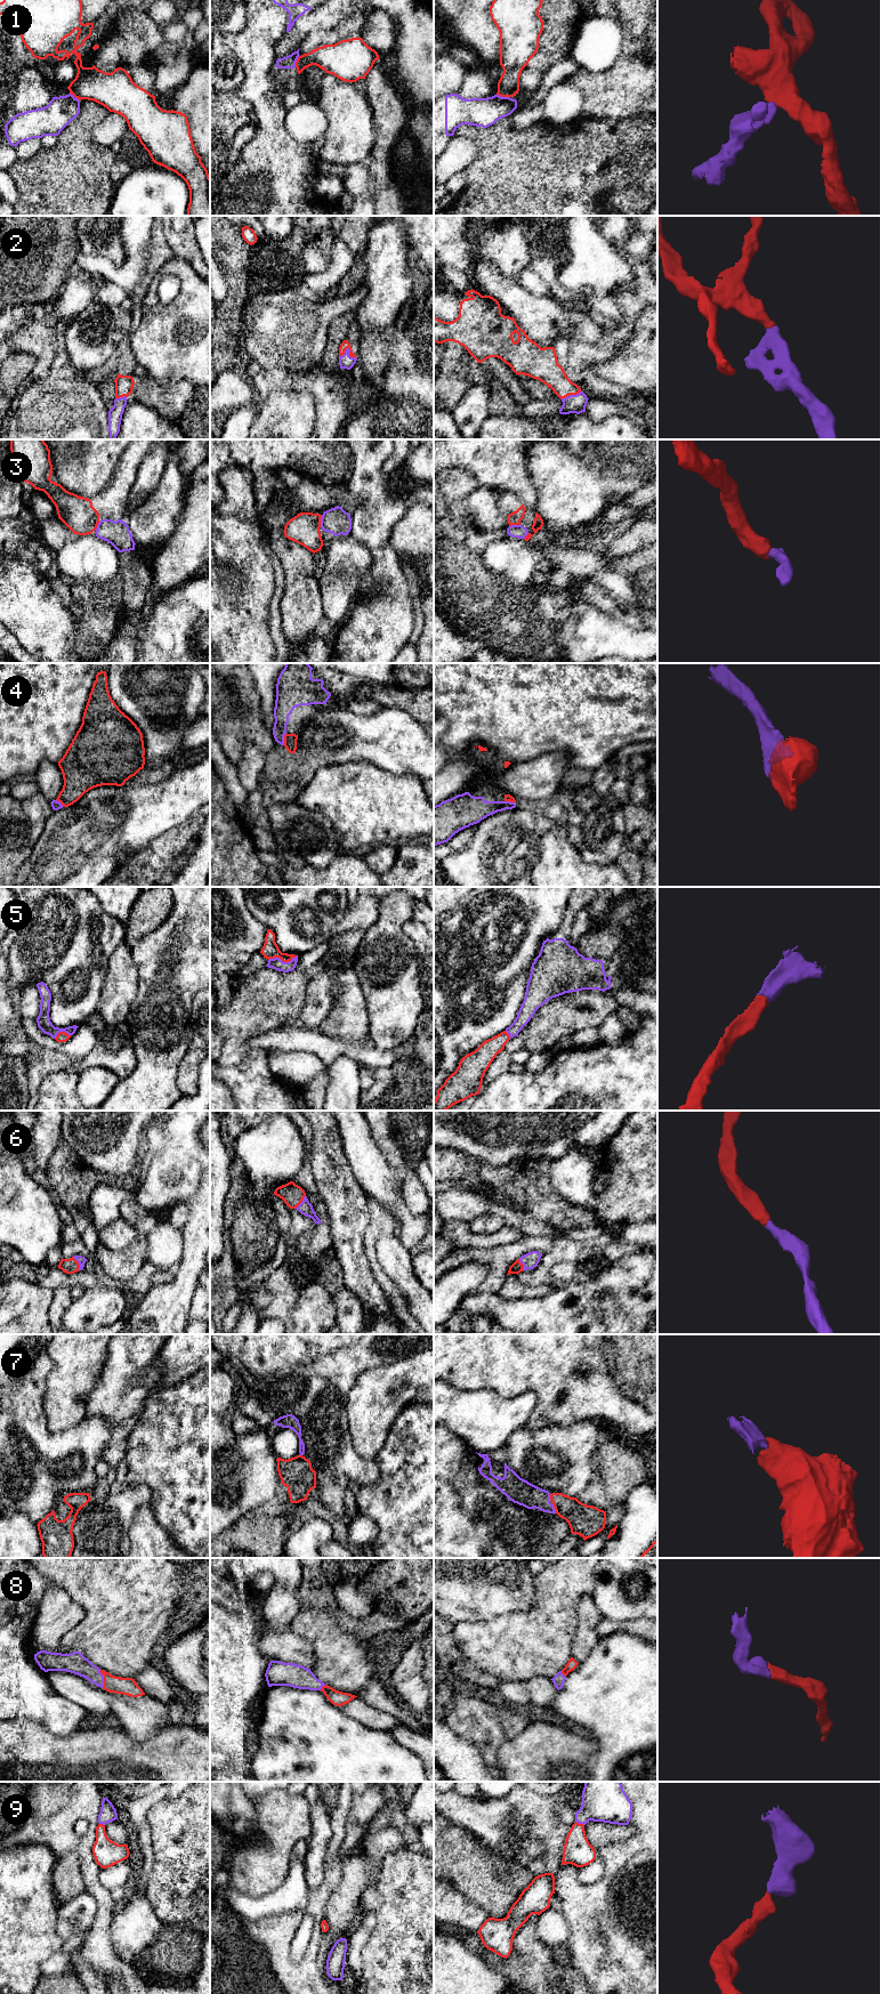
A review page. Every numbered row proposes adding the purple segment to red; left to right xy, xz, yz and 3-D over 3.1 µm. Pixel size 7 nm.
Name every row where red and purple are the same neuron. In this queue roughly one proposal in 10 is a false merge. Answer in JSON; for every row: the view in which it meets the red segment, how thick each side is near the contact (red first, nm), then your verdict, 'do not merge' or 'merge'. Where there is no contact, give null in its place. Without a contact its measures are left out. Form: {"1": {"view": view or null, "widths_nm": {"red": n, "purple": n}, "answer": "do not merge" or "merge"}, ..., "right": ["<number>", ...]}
{"1": {"view": "yz", "widths_nm": {"red": 170, "purple": 200}, "answer": "do not merge"}, "2": {"view": "xz", "widths_nm": {"red": 60, "purple": 100}, "answer": "merge"}, "3": {"view": "xz", "widths_nm": {"red": 220, "purple": 190}, "answer": "merge"}, "4": {"view": "xz", "widths_nm": {"red": 100, "purple": 140}, "answer": "merge"}, "5": {"view": "xz", "widths_nm": {"red": 120, "purple": 90}, "answer": "merge"}, "6": {"view": "xz", "widths_nm": {"red": 150, "purple": 100}, "answer": "merge"}, "7": {"view": "yz", "widths_nm": {"red": 220, "purple": 170}, "answer": "merge"}, "8": {"view": "xy", "widths_nm": {"red": 130, "purple": 150}, "answer": "merge"}, "9": {"view": "yz", "widths_nm": {"red": 200, "purple": 300}, "answer": "merge"}, "right": ["2", "3", "4", "5", "6", "7", "8", "9"]}

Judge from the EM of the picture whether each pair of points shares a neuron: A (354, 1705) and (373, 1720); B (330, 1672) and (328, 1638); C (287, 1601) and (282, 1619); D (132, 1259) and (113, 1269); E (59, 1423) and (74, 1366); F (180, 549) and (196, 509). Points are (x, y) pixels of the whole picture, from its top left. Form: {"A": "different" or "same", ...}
{"A": "same", "B": "same", "C": "same", "D": "same", "E": "same", "F": "same"}

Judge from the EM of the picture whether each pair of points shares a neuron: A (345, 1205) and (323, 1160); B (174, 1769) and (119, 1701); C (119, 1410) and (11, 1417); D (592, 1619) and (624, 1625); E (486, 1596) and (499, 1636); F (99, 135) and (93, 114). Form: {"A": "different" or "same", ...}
{"A": "same", "B": "different", "C": "different", "D": "different", "E": "different", "F": "different"}

